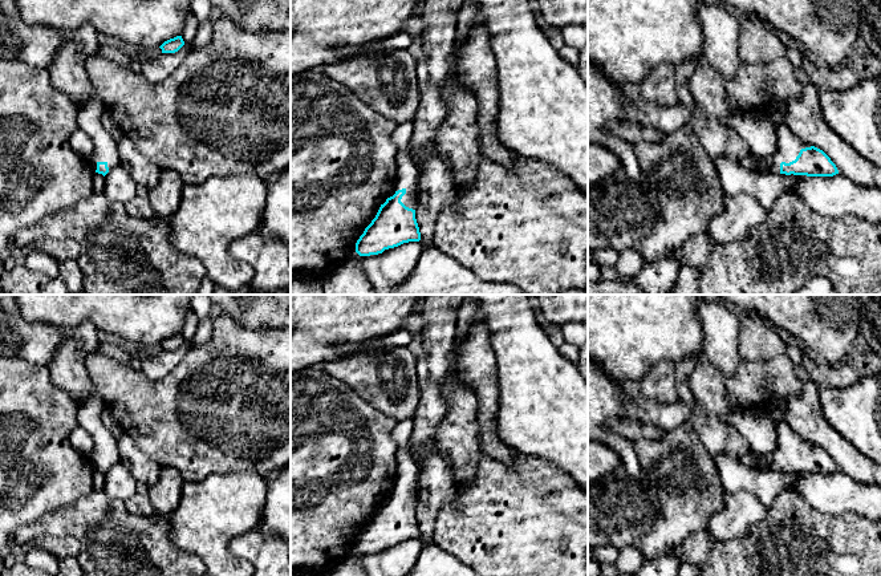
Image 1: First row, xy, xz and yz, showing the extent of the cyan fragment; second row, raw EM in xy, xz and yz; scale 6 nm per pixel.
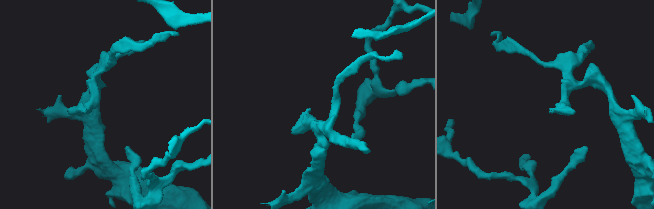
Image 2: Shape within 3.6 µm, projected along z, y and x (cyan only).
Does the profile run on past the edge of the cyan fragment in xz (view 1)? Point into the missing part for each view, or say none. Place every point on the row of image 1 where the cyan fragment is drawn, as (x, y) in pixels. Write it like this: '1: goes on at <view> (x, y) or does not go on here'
1: goes on at xz (406, 175)

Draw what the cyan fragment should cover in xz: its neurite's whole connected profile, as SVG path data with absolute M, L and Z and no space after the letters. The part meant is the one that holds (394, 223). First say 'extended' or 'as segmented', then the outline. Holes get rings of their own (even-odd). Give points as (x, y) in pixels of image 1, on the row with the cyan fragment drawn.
extended; M410 150L398 151L397 175L390 196L381 204L375 218L356 243L360 256L378 255L403 243L421 240L415 219L417 178L418 167L410 157Z

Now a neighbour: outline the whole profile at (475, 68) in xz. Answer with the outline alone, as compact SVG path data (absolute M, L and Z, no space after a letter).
M479 21L471 28L466 42L455 49L455 74L458 82L478 101L482 155L511 169L515 165L513 151L503 146L496 134L499 109L496 62L490 36Z

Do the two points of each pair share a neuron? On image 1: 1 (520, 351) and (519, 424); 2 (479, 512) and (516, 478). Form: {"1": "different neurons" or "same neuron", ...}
{"1": "same neuron", "2": "same neuron"}

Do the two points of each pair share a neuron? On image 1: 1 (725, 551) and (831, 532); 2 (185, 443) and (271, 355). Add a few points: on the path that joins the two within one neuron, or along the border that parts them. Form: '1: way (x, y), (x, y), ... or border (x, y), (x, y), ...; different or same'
1: way (751, 551), (770, 547), (775, 542), (804, 542); same
2: way (207, 421), (222, 410), (255, 377); same

